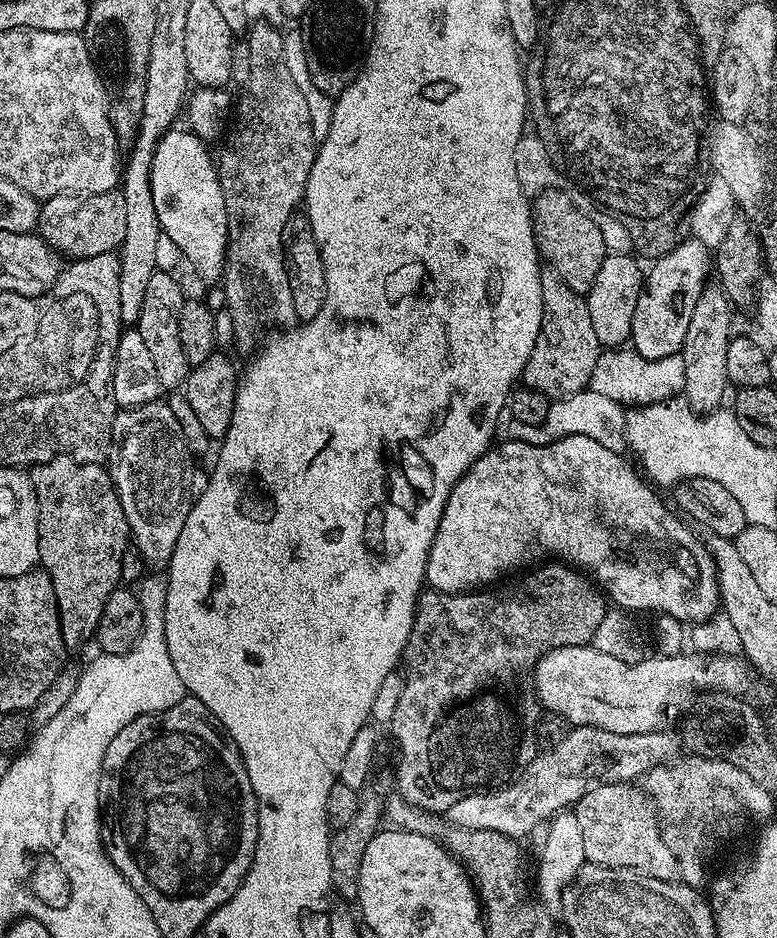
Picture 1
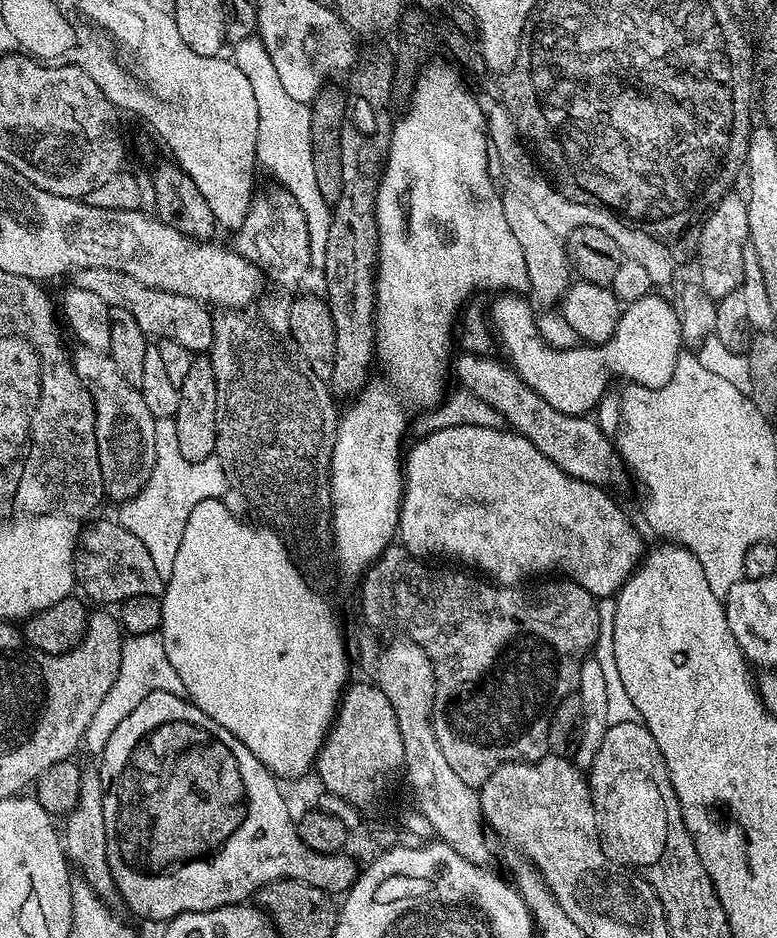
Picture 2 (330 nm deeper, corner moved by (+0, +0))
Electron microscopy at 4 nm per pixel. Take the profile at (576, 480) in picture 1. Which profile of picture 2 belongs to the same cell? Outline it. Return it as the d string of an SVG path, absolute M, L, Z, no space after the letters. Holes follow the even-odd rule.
M458 425L458 426L450 426L446 429L439 429L437 432L429 432L427 434L421 435L419 437L421 440L417 442L416 445L413 446L412 449L407 449L406 459L403 461L402 467L404 470L404 497L400 500L400 526L398 529L398 540L399 543L403 544L404 548L408 552L412 552L415 556L419 556L421 558L432 558L428 556L453 556L456 560L461 560L464 564L473 564L474 567L477 568L475 571L477 573L483 574L485 577L491 578L495 583L501 586L516 586L521 582L527 581L524 580L527 576L536 576L539 572L548 572L544 574L563 574L567 579L572 580L575 584L581 584L586 591L591 594L591 596L597 598L612 598L615 597L616 593L620 591L620 587L626 583L626 581L631 578L632 573L635 572L637 566L639 566L641 559L646 551L646 543L644 544L644 540L640 537L640 532L635 528L634 525L628 521L628 516L623 512L622 509L619 508L618 505L615 504L614 501L611 500L610 497L607 496L609 493L605 491L603 487L599 484L591 484L590 482L582 482L578 478L574 478L573 476L567 476L558 465L555 464L550 458L546 456L546 454L542 454L542 450L538 450L538 446L534 446L534 442L530 442L526 439L526 437L520 435L519 432L514 432L511 430L505 430L503 427L501 428L487 428L486 426L476 426L476 425Z

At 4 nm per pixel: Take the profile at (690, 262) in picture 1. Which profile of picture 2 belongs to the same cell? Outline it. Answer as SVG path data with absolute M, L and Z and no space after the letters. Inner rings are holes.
M501 293L497 295L492 301L489 308L489 318L493 328L495 337L499 342L501 351L508 356L507 361L514 371L540 397L545 398L550 406L554 406L556 410L566 413L568 416L580 416L591 413L595 407L600 403L601 398L607 395L609 391L608 384L611 382L614 375L620 376L625 370L625 381L635 382L646 386L647 388L661 388L666 386L666 382L670 382L670 378L674 374L674 366L678 362L678 358L682 355L682 345L680 343L680 317L672 314L669 318L668 324L662 317L656 316L659 312L664 312L670 308L664 300L659 300L656 294L649 294L643 296L641 300L636 301L634 311L638 315L644 316L649 312L652 317L649 318L645 324L635 324L626 314L621 315L617 322L616 332L610 341L610 348L616 351L616 356L612 352L608 352L609 345L602 343L600 345L579 344L575 348L570 349L554 349L550 347L543 338L541 338L536 324L536 312L533 305L519 293Z

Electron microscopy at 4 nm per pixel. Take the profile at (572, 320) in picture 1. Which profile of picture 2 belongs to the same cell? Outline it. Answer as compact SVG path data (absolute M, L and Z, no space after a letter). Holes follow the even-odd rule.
M504 194L501 195L500 201L502 202L502 214L506 214L506 222L510 225L510 231L514 233L518 246L522 246L522 258L526 258L528 292L531 299L537 305L542 304L540 306L559 305L564 293L574 280L565 241L558 234L554 234L554 230L550 230L546 222L542 222L542 217L531 208L526 198L515 194Z

